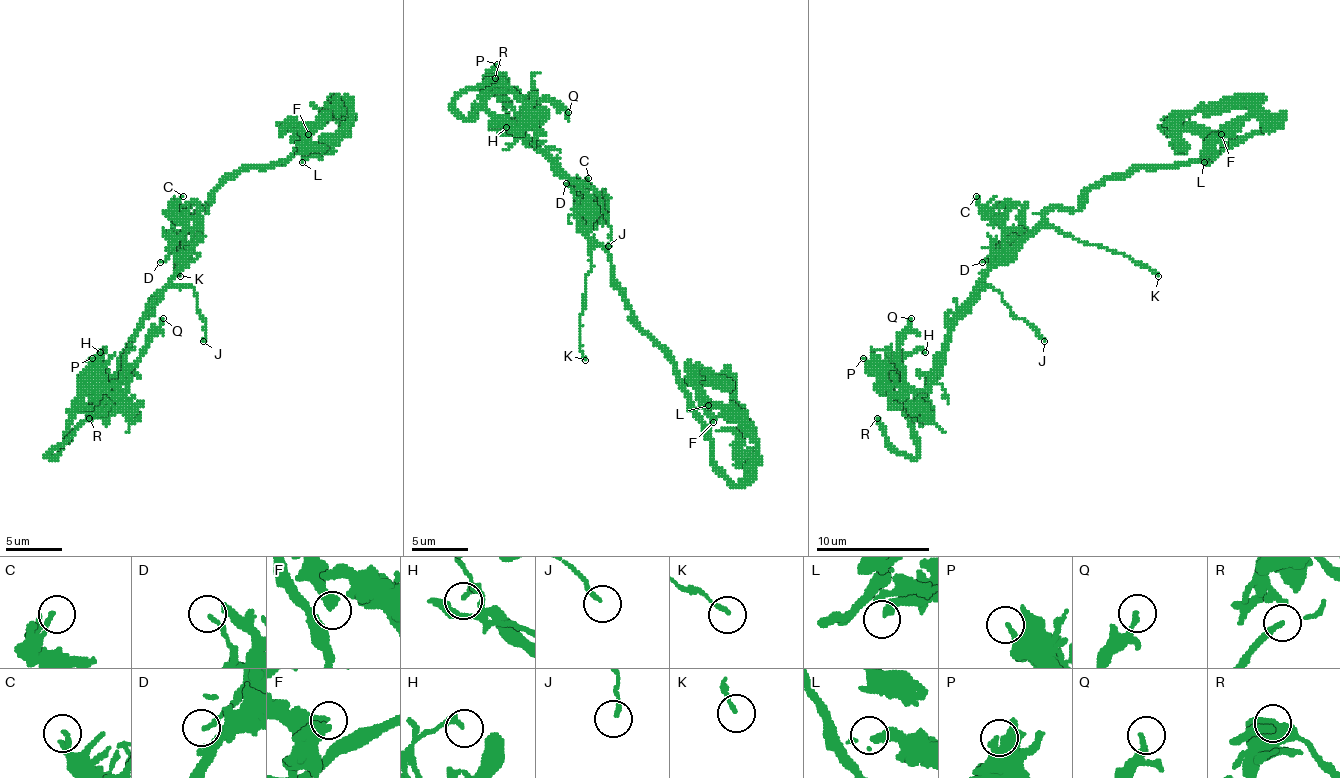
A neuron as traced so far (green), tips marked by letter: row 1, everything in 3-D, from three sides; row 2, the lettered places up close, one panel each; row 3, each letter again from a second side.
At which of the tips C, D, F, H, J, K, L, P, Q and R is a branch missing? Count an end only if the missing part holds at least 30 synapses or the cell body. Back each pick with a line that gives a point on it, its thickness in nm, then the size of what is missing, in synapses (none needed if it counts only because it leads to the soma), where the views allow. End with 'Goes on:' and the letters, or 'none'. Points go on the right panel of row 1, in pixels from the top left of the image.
R: Place: (877, 418). Thickness 190 nm
Goes on: R

